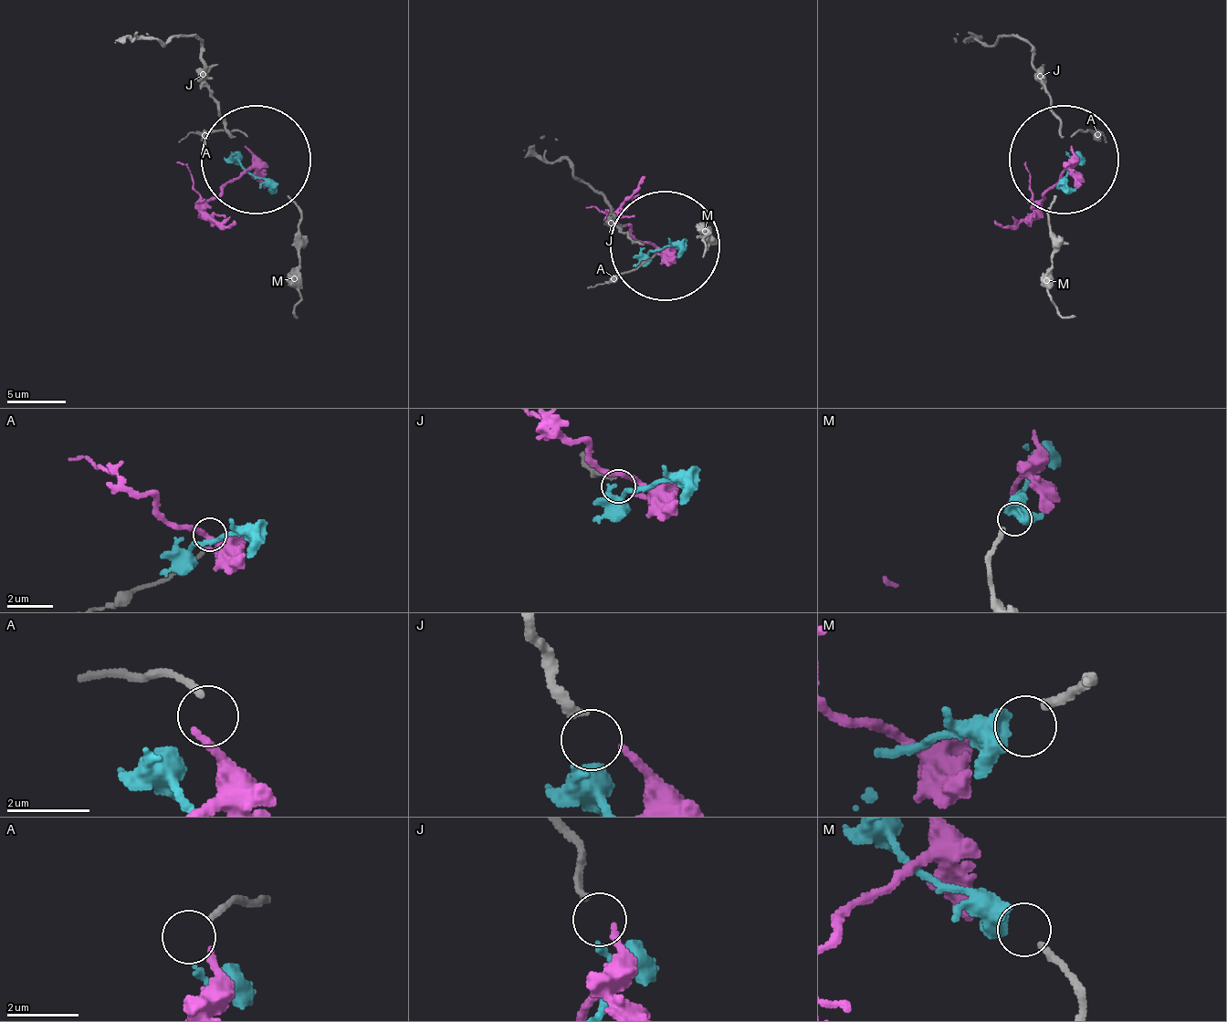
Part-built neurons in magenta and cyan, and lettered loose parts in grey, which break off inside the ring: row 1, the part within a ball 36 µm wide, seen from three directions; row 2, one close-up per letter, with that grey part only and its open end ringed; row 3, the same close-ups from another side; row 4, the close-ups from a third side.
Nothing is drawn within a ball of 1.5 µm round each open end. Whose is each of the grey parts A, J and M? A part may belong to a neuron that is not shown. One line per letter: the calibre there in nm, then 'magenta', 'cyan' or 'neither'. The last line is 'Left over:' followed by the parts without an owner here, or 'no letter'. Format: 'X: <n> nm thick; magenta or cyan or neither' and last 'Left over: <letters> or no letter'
A: 150 nm thick; neither
J: 200 nm thick; magenta
M: 200 nm thick; cyan
Left over: A

